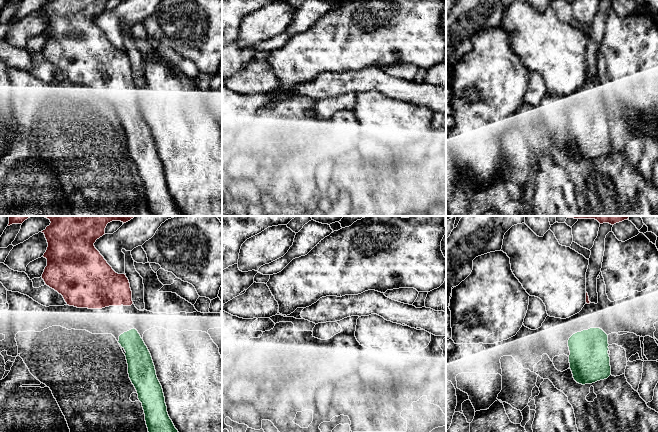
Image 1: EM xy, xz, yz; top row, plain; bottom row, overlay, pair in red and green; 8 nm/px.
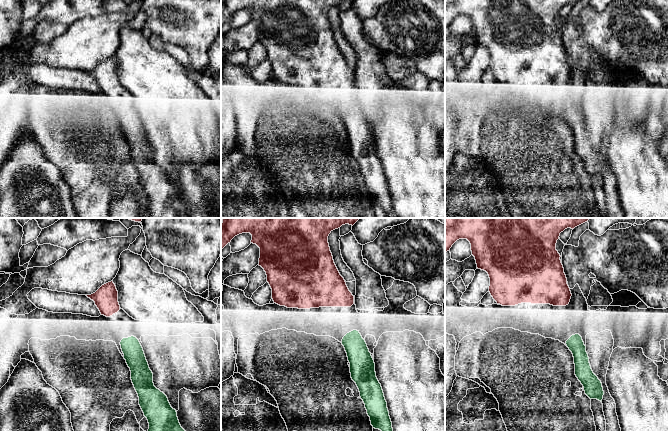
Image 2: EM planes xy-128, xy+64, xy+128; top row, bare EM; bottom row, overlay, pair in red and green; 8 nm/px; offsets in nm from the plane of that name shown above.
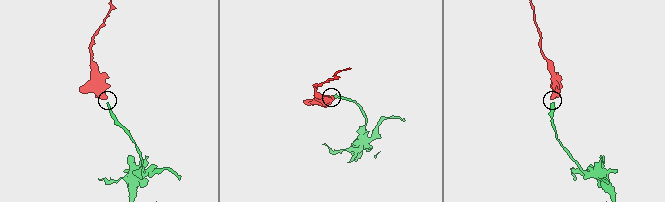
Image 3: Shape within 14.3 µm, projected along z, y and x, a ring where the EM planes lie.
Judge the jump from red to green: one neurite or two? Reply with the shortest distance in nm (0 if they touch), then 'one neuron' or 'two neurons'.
190 nm | one neuron

